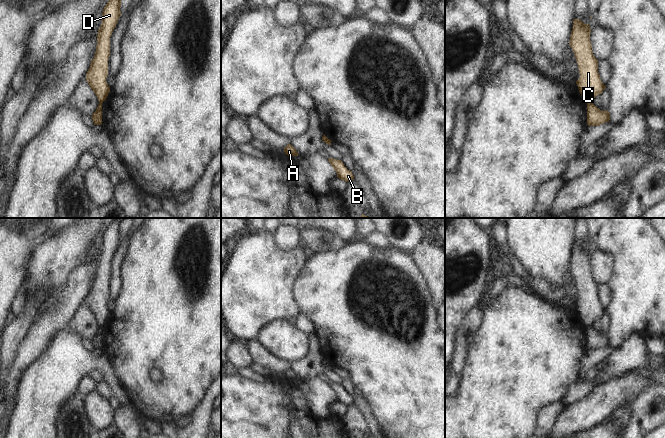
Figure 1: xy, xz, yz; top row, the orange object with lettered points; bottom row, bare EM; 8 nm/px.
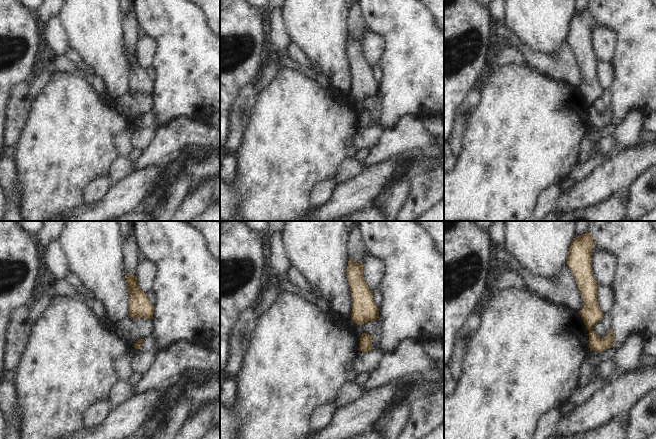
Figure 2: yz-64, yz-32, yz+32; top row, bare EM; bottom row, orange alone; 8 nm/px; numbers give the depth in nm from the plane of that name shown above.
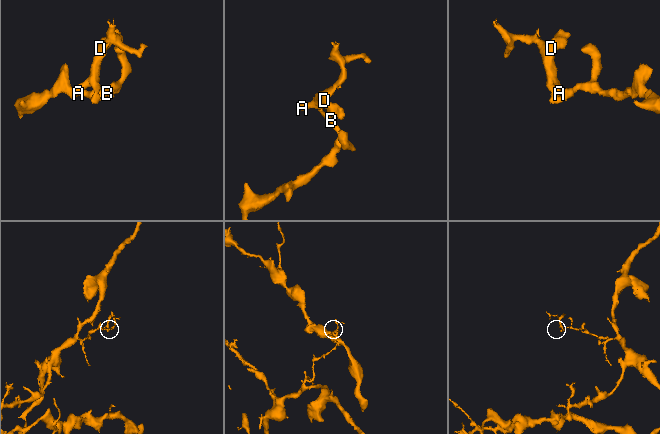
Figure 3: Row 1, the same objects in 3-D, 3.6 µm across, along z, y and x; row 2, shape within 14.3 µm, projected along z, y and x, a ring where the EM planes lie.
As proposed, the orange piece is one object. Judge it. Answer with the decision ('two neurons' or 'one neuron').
two neurons

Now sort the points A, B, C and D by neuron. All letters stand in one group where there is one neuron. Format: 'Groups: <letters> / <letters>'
Groups: A C D / B

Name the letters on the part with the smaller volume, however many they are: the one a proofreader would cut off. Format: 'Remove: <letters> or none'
Remove: A, C, D

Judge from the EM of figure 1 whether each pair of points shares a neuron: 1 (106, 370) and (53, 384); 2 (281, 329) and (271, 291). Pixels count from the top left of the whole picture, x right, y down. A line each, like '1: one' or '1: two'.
1: one
2: two

